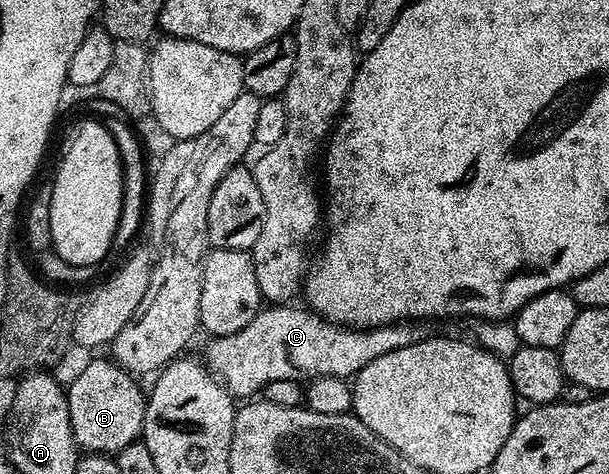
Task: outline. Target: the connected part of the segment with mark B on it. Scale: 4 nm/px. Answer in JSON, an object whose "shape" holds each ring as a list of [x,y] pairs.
{"shape":[[[105,357],[86,364],[73,377],[72,384],[67,384],[70,429],[81,452],[115,453],[143,436],[146,391],[136,383],[137,376]]]}

